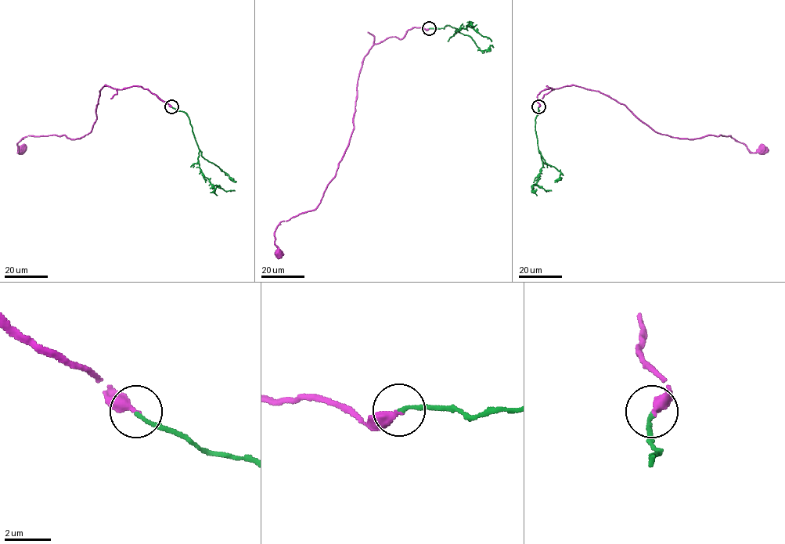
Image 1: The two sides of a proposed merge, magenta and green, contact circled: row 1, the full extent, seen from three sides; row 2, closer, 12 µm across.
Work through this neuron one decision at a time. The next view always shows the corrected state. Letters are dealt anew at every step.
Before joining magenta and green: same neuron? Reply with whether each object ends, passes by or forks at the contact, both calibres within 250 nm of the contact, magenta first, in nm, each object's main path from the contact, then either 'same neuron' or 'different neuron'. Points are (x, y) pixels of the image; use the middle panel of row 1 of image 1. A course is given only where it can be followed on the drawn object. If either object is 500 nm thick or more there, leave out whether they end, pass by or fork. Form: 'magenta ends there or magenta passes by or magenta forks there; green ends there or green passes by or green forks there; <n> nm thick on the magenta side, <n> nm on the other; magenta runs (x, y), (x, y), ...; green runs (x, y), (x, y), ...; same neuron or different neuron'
magenta ends there; green ends there; 360 nm thick on the magenta side, 140 nm on the other; magenta runs (429, 28), (375, 44), (363, 59), (354, 129), (335, 176), (315, 208), (277, 227), (278, 253); green runs (429, 28), (443, 28), (449, 25), (456, 29), (456, 33), (468, 26), (491, 41); same neuron

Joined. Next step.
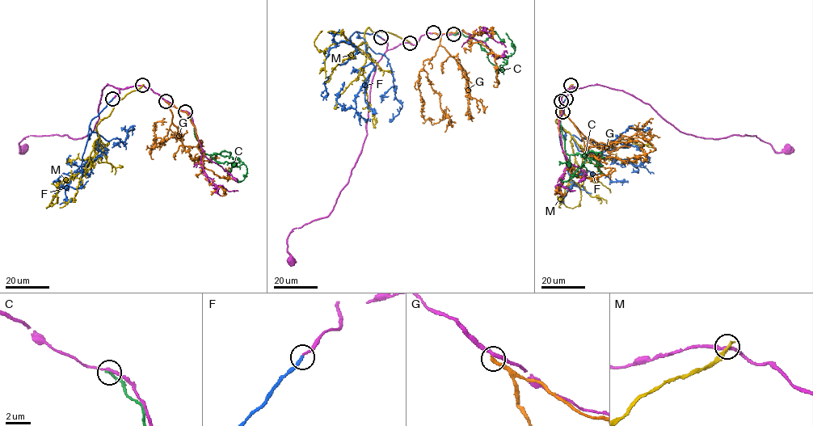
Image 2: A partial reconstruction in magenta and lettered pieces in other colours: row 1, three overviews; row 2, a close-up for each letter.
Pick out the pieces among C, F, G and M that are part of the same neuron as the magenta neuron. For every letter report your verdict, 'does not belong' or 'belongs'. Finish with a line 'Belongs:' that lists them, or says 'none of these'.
C: does not belong
F: belongs
G: does not belong
M: does not belong
Belongs: F

